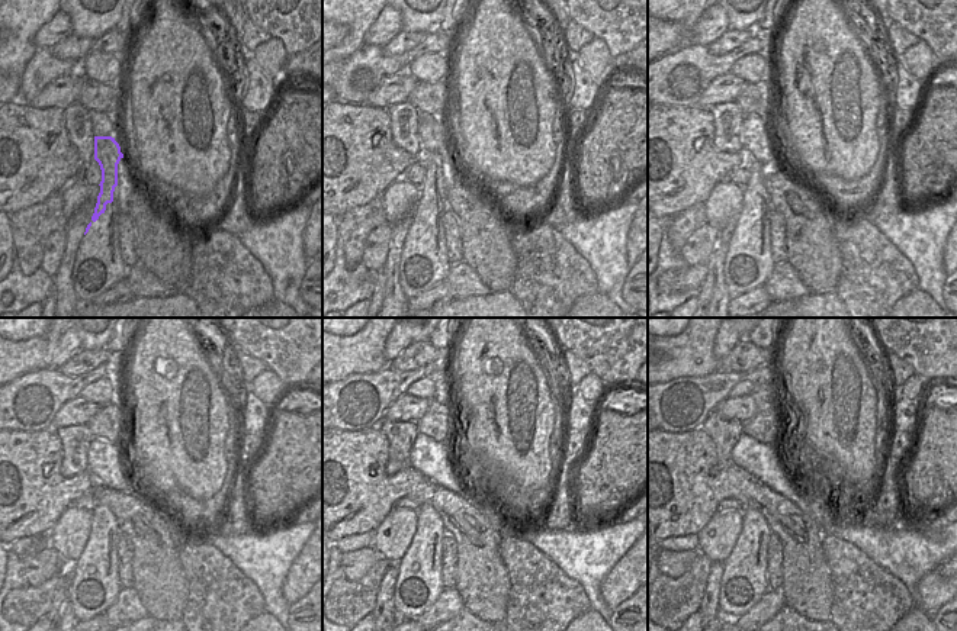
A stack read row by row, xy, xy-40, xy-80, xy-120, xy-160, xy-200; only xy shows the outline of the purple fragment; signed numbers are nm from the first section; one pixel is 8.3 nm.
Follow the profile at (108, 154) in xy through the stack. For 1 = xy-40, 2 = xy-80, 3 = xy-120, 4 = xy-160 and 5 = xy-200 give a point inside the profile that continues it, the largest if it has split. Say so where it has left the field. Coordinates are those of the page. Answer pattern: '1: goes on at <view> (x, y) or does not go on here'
1: goes on at xy-40 (433, 183)
2: goes on at xy-80 (755, 192)
3: goes on at xy-120 (103, 521)
4: goes on at xy-160 (429, 522)
5: goes on at xy-200 (754, 524)

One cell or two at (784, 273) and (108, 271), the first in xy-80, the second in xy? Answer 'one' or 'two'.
two

